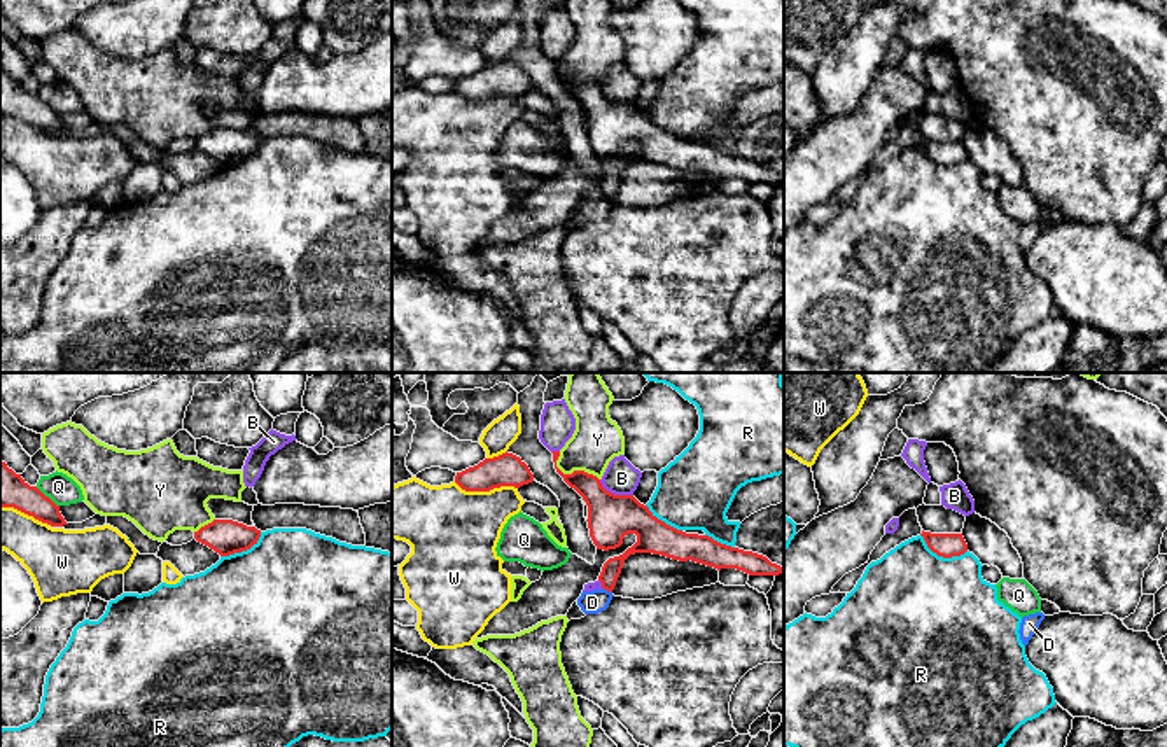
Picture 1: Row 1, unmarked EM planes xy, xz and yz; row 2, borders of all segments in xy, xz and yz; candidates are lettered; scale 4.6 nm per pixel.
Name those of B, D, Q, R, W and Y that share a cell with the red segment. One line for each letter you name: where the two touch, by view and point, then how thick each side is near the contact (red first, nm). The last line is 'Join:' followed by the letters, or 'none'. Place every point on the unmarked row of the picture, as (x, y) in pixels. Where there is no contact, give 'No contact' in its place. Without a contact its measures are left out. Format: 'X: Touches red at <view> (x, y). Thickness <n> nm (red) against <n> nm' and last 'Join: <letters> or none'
Join: none

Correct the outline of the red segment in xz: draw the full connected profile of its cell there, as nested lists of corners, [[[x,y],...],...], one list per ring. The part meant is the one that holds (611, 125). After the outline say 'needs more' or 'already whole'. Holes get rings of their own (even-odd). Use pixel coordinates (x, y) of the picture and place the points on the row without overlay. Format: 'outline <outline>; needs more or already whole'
outline [[[551,59],[553,61],[553,70],[555,70],[555,77],[556,80],[563,86],[563,89],[574,96],[583,108],[588,114],[588,136],[590,136],[590,145],[593,149],[593,152],[597,154],[597,157],[616,157],[623,152],[623,147],[628,142],[635,142],[637,143],[637,150],[628,156],[623,163],[609,166],[604,175],[602,180],[598,184],[598,189],[602,191],[602,196],[611,199],[616,194],[616,189],[621,182],[623,171],[630,163],[635,161],[653,161],[653,163],[661,163],[672,168],[679,168],[679,170],[696,170],[707,175],[714,175],[717,178],[721,177],[737,177],[742,178],[749,184],[779,184],[784,180],[784,177],[777,171],[772,171],[766,164],[752,161],[752,159],[744,159],[738,156],[731,156],[726,152],[721,152],[717,149],[714,149],[709,143],[698,143],[698,142],[686,142],[682,138],[677,138],[670,133],[667,133],[665,129],[658,128],[647,114],[640,112],[633,103],[614,103],[611,100],[607,100],[600,87],[593,82],[588,82],[584,79],[574,79],[572,82],[563,82],[558,75],[556,75],[556,68],[560,65],[560,59]]]; already whole

